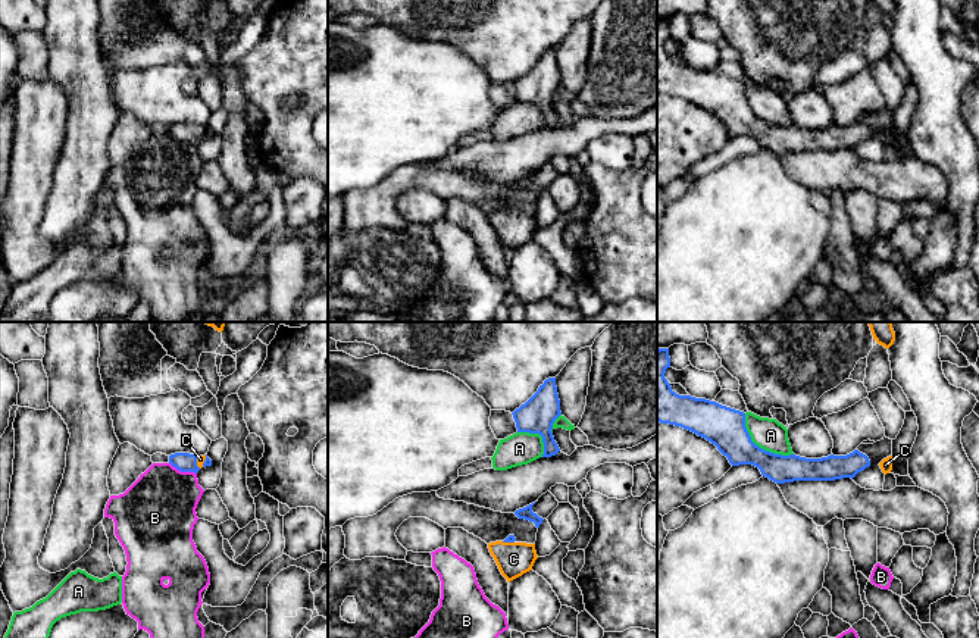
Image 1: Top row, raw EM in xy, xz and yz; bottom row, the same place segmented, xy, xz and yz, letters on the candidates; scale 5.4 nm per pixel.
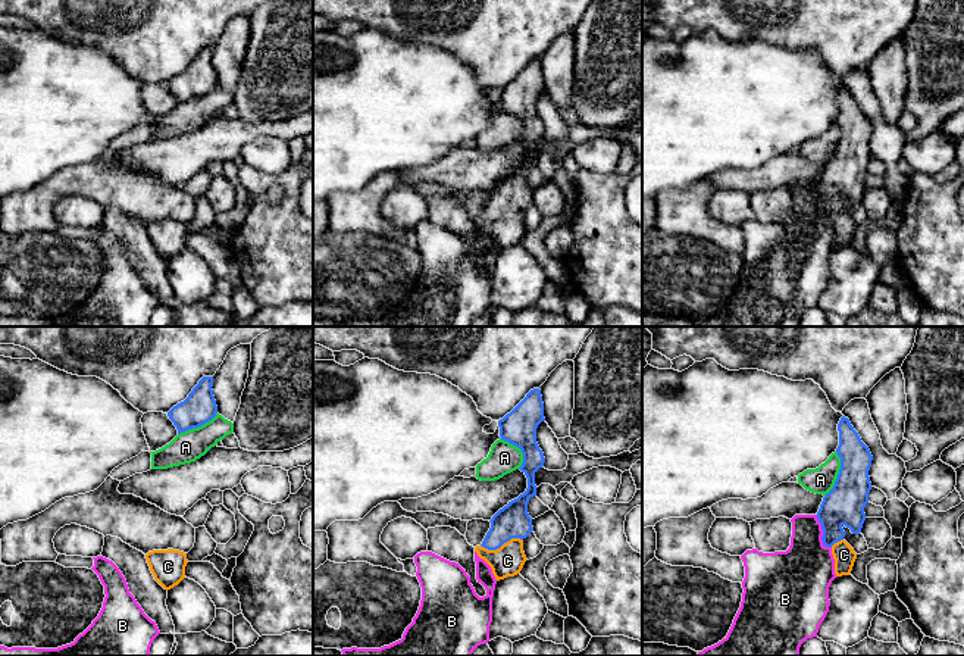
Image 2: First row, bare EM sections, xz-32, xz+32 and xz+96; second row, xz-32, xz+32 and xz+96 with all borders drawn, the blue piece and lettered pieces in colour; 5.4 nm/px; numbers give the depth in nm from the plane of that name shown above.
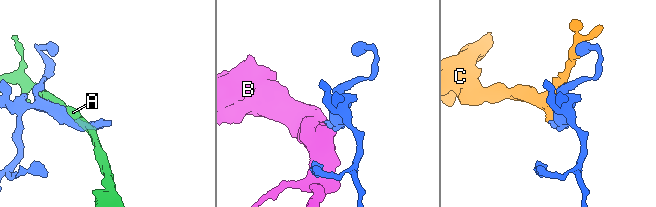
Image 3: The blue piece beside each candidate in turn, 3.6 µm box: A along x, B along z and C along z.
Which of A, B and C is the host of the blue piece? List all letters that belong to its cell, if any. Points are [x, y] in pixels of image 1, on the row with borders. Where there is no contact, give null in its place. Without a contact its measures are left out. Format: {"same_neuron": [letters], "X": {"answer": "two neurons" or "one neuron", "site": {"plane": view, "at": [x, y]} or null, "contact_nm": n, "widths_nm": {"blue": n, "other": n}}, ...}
{"same_neuron": ["C"], "A": {"answer": "two neurons", "site": {"plane": "yz", "at": [757, 446]}, "contact_nm": 360, "widths_nm": {"blue": 220, "other": 170}}, "B": {"answer": "two neurons", "site": {"plane": "xy", "at": [183, 471]}, "contact_nm": 170, "widths_nm": {"blue": 110, "other": 400}}, "C": {"answer": "one neuron", "site": {"plane": "xy", "at": [205, 462]}, "contact_nm": 90, "widths_nm": {"blue": 110, "other": 50}}}

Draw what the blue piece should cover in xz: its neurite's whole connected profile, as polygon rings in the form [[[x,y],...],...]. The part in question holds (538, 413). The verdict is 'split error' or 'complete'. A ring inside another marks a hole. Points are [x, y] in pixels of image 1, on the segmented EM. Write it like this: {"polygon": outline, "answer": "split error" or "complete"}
{"polygon": [[[556,378],[545,379],[538,391],[512,415],[517,432],[539,434],[542,437],[542,457],[551,457],[560,451],[551,432],[554,420],[562,415]]], "answer": "complete"}

